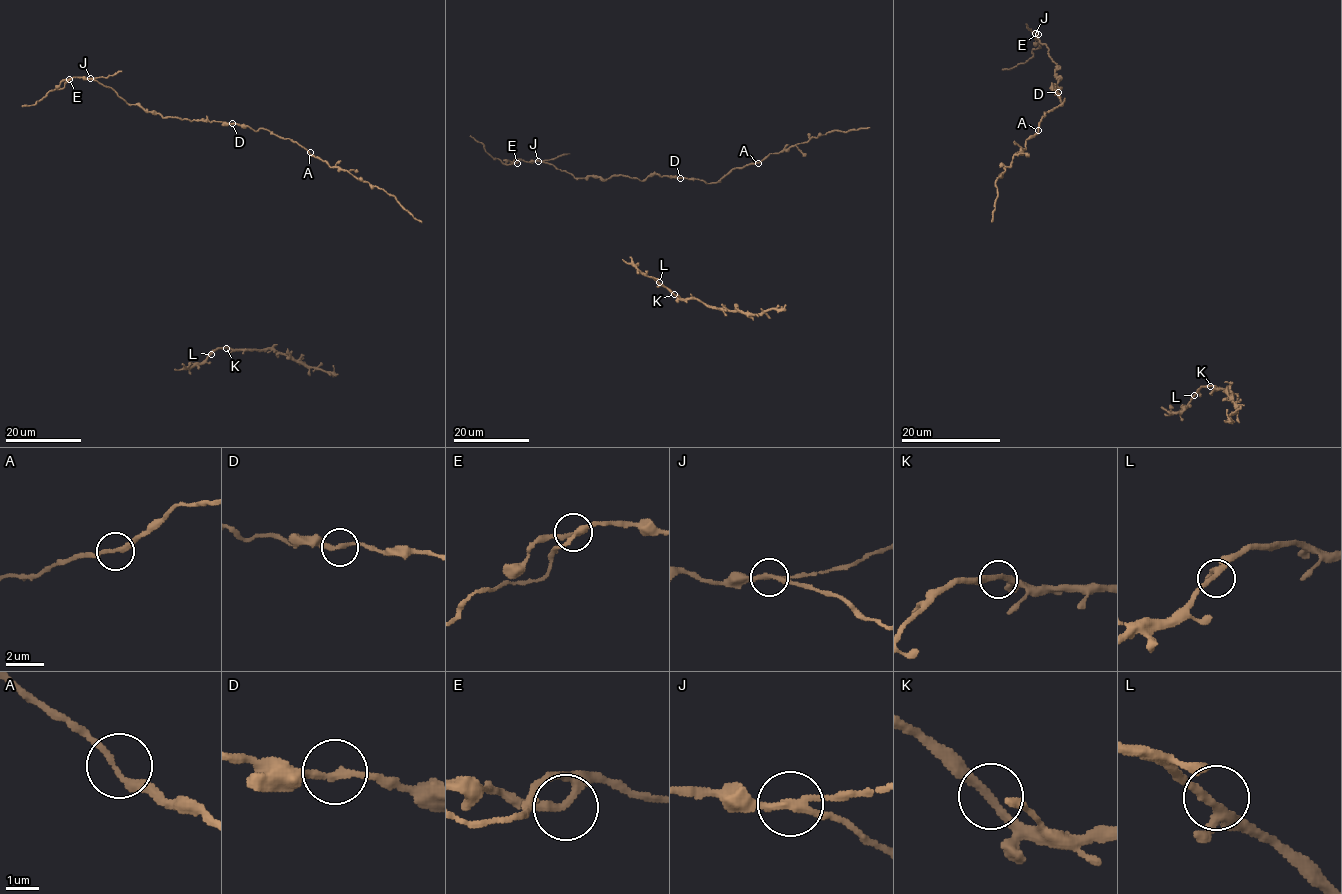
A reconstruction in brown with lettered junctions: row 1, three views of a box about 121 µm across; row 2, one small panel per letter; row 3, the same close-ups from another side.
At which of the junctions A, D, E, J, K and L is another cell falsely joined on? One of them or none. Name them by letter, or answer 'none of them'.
J

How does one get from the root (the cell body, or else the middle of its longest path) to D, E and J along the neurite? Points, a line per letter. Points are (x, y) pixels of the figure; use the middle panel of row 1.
D: (757, 163), (734, 167), (716, 183), (680, 178)
E: (757, 163), (734, 167), (710, 184), (657, 174), (642, 181), (622, 175), (575, 178), (545, 162), (517, 163)
J: (757, 163), (734, 167), (707, 184), (657, 174), (642, 181), (622, 175), (575, 178), (538, 161)

